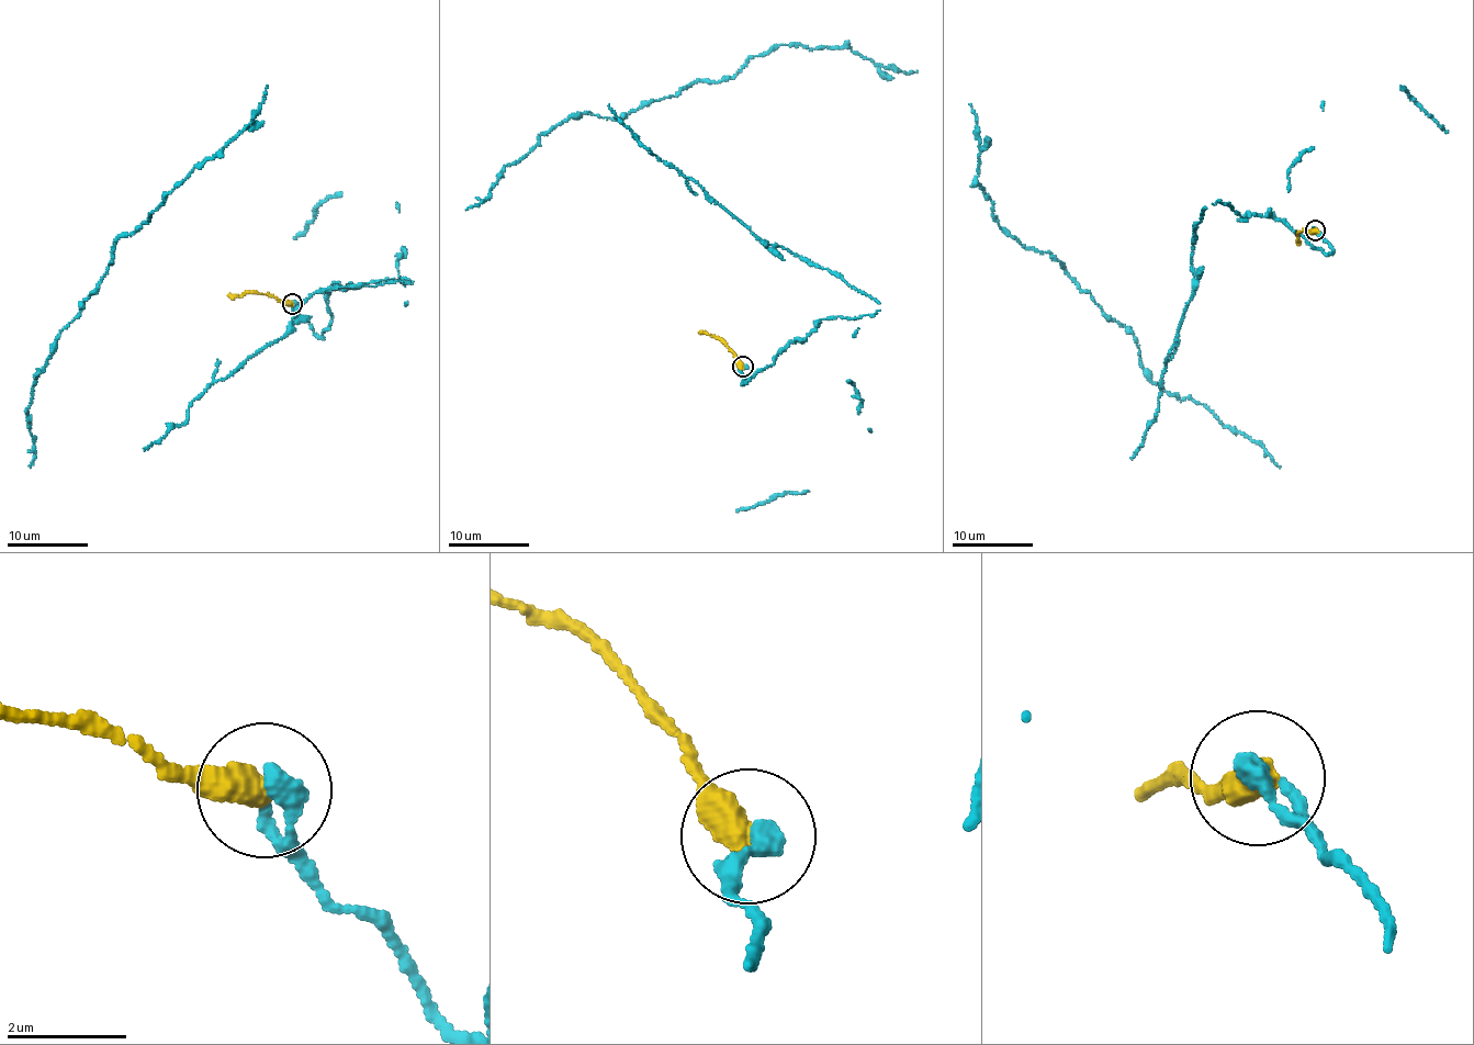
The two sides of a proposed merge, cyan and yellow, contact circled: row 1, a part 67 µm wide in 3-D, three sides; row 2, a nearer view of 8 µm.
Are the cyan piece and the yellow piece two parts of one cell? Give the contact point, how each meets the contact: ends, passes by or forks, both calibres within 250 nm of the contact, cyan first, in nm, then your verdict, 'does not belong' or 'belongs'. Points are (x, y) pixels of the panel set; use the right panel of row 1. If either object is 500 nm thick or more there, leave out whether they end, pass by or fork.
(1315, 231) | 360/550 nm | belongs

